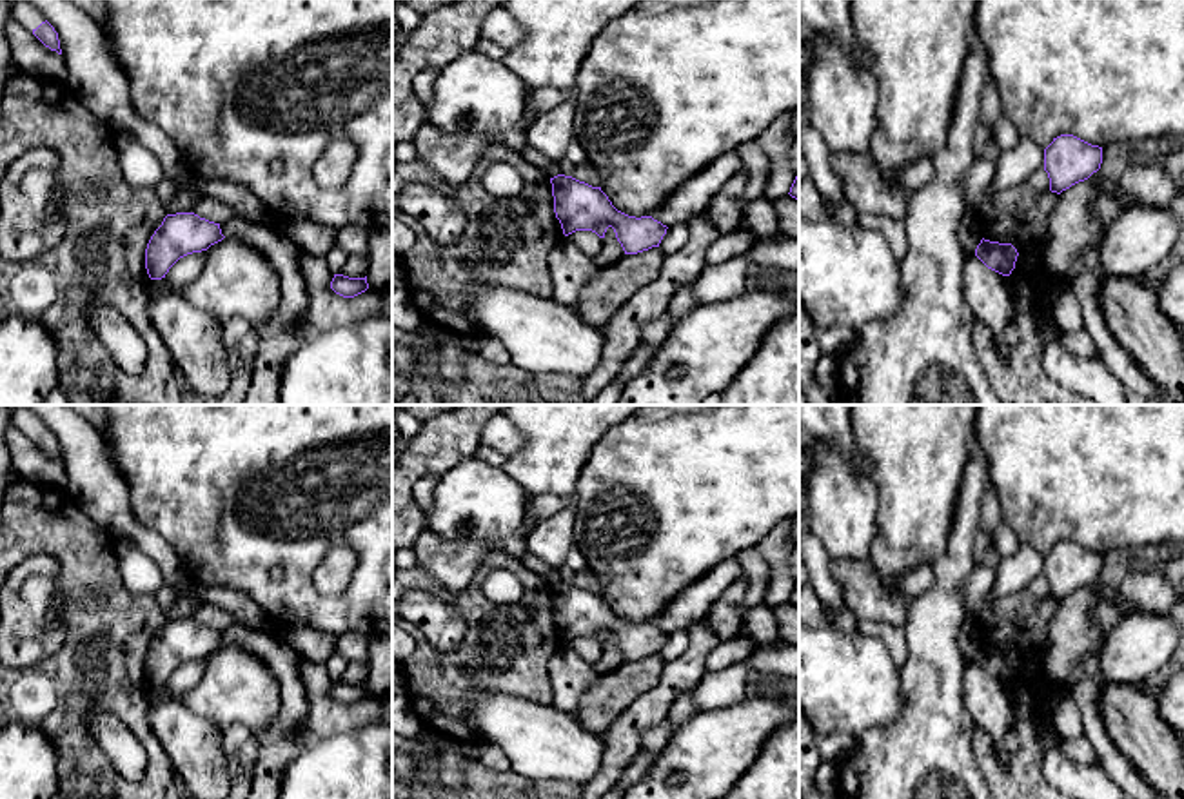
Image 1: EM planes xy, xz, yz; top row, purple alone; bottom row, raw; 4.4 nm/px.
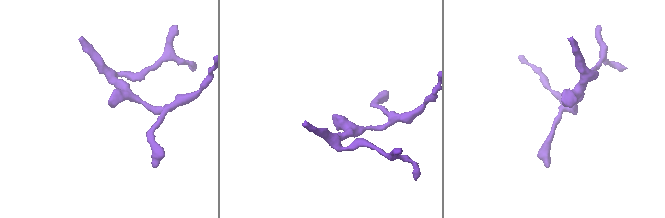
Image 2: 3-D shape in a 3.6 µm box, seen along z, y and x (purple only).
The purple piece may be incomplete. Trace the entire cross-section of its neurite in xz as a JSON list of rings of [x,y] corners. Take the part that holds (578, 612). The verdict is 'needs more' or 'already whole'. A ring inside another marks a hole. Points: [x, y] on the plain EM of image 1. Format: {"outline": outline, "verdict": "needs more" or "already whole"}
{"outline": [[[557,581],[550,585],[554,619],[563,641],[592,637],[605,645],[608,634],[614,636],[625,661],[637,661],[659,654],[666,641],[666,632],[652,623],[628,623],[617,617],[601,594],[592,594],[572,583]]], "verdict": "already whole"}

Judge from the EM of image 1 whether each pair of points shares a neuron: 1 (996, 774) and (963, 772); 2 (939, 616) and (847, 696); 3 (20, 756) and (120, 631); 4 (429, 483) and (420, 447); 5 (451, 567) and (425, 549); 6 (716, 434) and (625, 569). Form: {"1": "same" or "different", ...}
{"1": "different", "2": "different", "3": "different", "4": "different", "5": "same", "6": "same"}

